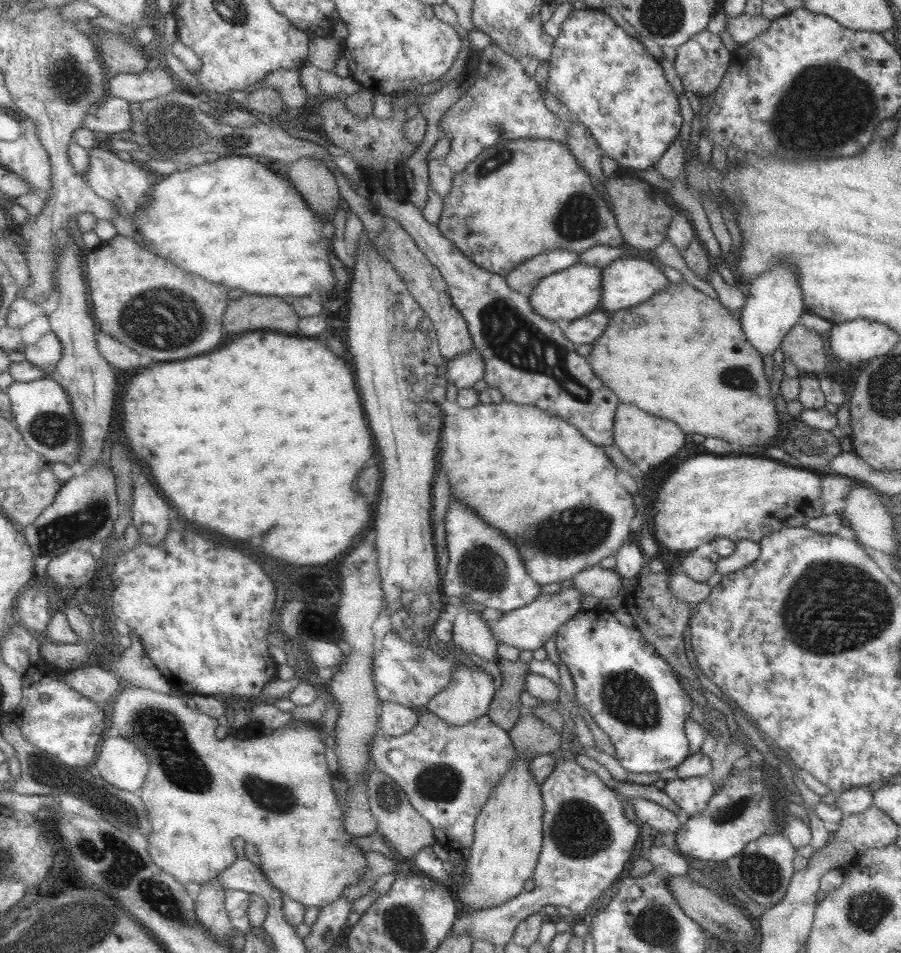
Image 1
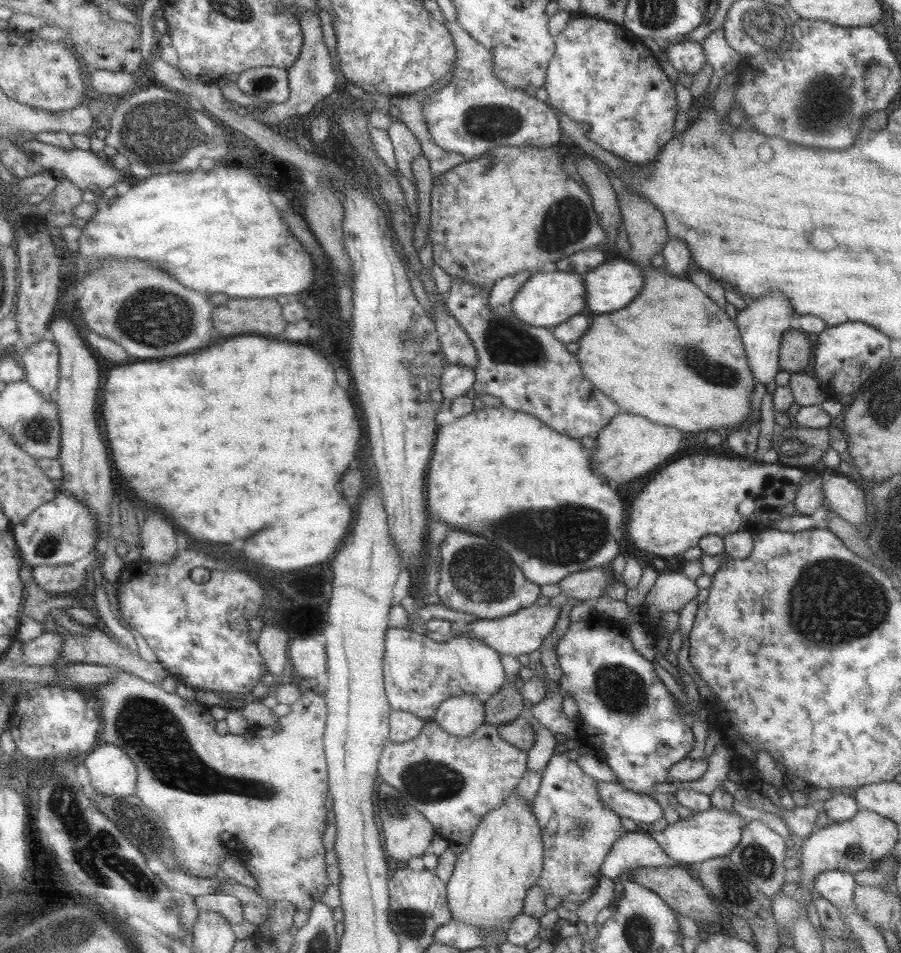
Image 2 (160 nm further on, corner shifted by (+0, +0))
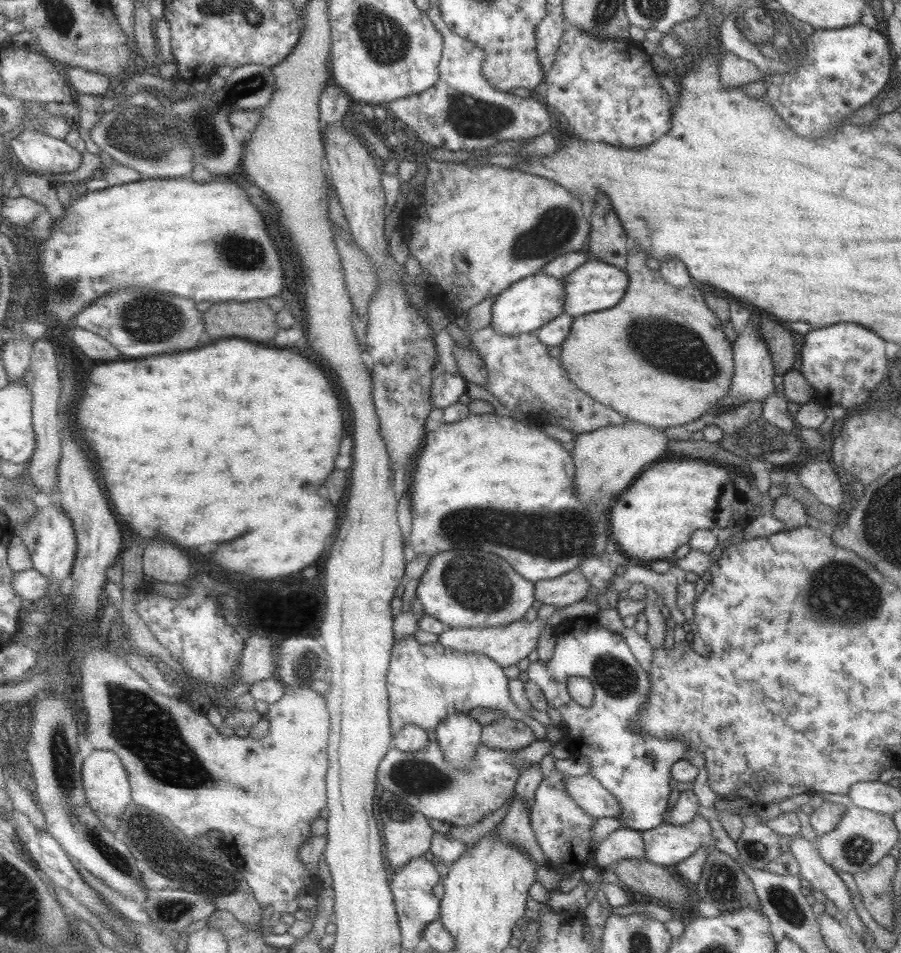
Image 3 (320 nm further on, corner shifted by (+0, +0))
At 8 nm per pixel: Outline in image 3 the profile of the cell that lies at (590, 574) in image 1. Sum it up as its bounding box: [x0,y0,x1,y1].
[534,568,589,609]

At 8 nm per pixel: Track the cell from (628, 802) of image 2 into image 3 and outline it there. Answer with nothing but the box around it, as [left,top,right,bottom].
[565,773,618,818]

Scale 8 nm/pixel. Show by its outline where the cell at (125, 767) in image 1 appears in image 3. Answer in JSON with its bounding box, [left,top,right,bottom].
[83,749,134,832]

